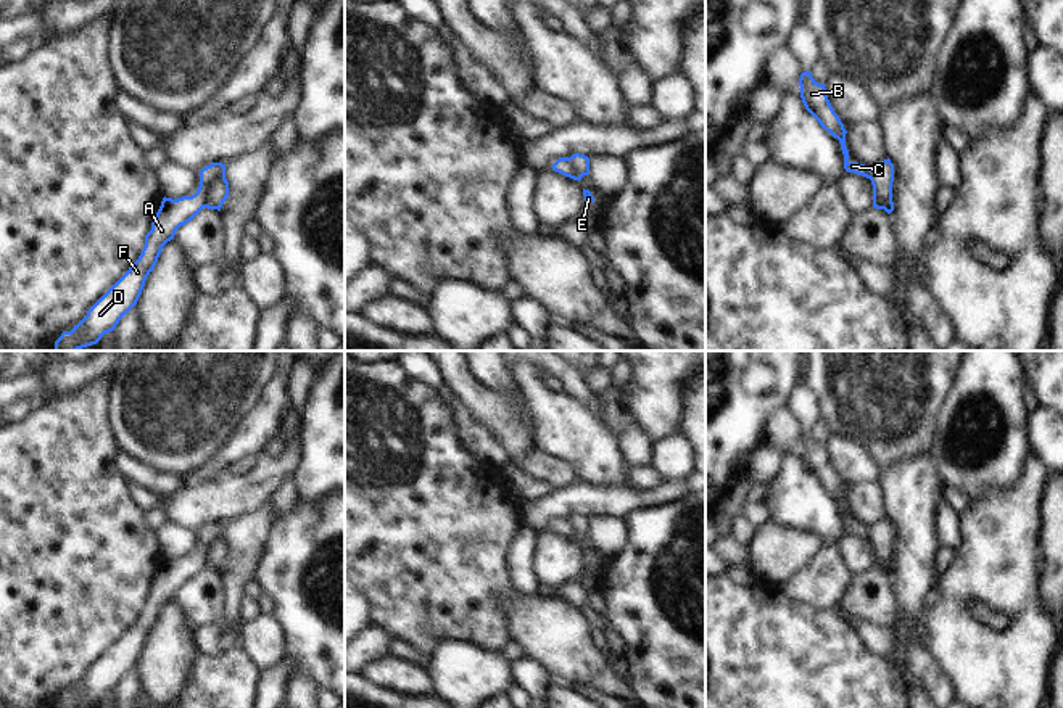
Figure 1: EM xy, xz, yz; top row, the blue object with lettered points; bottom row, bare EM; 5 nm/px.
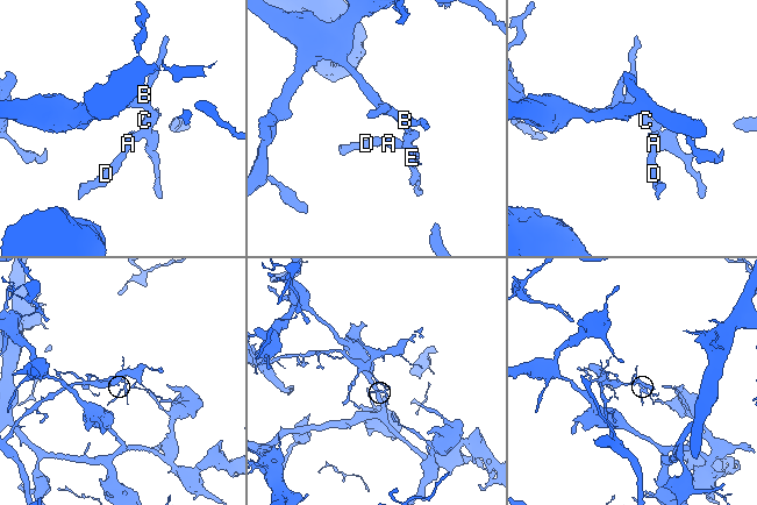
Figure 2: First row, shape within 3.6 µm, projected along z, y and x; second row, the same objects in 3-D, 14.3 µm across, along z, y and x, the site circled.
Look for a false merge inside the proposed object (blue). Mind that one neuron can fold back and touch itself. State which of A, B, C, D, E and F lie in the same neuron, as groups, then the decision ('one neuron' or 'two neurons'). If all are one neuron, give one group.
groups A D F / B C E; two neurons

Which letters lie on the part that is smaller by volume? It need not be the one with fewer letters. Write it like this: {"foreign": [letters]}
{"foreign": ["A", "D", "F"]}

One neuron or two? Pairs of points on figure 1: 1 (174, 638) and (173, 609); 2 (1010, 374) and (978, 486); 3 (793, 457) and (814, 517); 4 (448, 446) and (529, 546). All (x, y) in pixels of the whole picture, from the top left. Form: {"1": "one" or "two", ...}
{"1": "one", "2": "one", "3": "one", "4": "two"}

